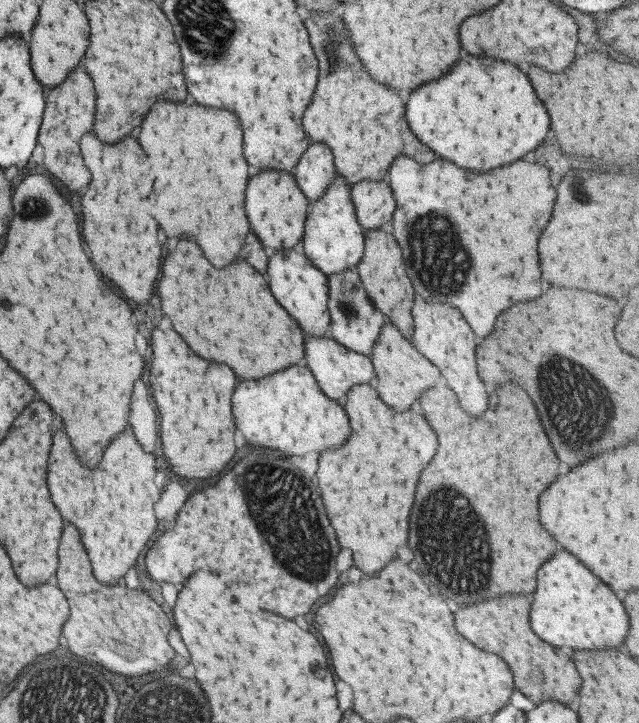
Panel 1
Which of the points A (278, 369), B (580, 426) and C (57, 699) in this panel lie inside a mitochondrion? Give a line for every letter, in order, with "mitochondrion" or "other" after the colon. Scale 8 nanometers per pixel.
A: other
B: mitochondrion
C: mitochondrion

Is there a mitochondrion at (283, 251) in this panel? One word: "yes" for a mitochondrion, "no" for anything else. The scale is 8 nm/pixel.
no

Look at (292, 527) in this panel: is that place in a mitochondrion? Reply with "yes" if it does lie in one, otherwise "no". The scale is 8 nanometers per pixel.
yes

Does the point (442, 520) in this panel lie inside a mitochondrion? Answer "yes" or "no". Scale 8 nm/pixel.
yes

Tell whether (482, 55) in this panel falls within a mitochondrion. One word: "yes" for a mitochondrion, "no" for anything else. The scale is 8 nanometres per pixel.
no

